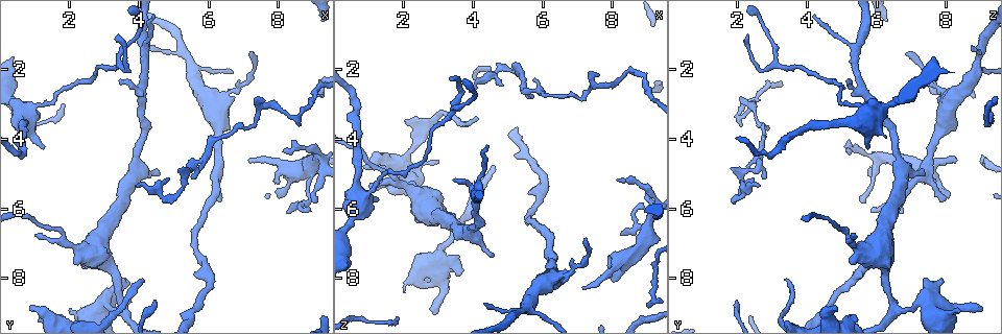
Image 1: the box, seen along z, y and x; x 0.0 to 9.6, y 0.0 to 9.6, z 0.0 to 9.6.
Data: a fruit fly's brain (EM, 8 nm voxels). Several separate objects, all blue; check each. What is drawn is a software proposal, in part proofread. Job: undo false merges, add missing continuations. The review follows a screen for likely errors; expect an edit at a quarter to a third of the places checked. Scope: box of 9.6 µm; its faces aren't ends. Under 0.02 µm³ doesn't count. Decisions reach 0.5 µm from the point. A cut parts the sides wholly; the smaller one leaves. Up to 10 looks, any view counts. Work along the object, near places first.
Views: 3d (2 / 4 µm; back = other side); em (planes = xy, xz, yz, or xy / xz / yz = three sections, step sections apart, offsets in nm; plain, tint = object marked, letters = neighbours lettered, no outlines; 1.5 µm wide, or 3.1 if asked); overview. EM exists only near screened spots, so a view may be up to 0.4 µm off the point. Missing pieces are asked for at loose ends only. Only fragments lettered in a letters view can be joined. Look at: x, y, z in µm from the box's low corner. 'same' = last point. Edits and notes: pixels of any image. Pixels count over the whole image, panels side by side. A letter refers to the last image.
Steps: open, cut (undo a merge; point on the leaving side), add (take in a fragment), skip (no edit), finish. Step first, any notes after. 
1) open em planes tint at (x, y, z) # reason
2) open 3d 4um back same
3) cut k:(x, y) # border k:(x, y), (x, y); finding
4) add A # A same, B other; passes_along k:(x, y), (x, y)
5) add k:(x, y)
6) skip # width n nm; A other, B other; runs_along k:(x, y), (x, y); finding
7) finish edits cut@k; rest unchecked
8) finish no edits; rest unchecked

open 3d 2um at (1.95, 8.95, 8.35) # thick end

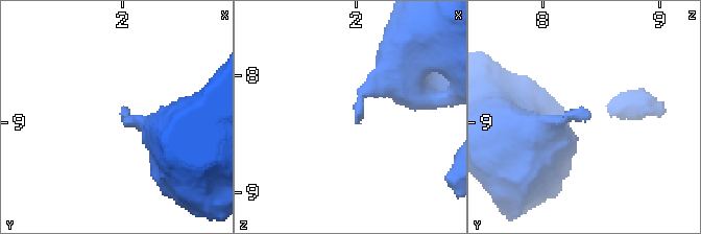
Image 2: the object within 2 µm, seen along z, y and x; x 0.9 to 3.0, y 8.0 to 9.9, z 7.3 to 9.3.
open em planes letters at (2.00, 8.92, 8.38) # need the tissue

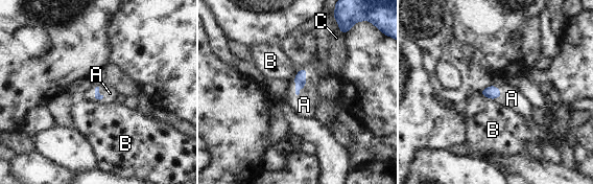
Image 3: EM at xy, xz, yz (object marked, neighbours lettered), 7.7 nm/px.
add A # A same, B other, C other; passes_along 3:(300, 78), (305, 82), (304, 105); the neuron continues

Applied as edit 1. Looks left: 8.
open em xy step 8 tint at (1.90, 6.95, 5.25) # calibre changes

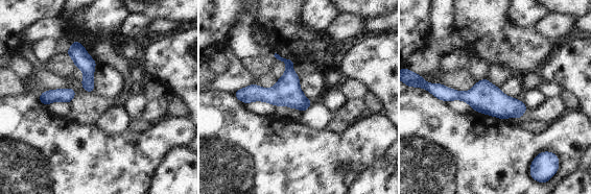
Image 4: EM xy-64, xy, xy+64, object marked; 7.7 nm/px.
open em planes letters same

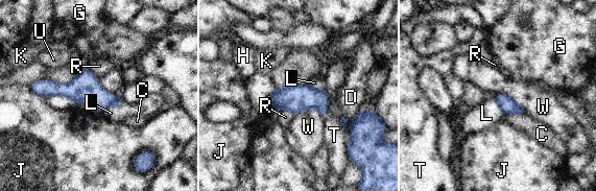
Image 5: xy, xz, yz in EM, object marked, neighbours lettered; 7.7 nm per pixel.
skip # C other, D other, G other, H other, J other, K other, L other, R other, T other, U other, W other; border 5:(294, 114), (315, 109), (323, 118); all the same neuron

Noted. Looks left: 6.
open em planes plain at (4.80, 5.70, 1.95) # sharp bend

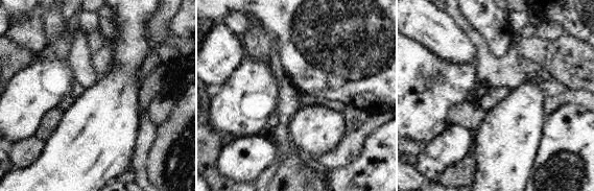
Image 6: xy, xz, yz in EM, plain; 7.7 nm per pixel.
open em planes letters same # what lies round it

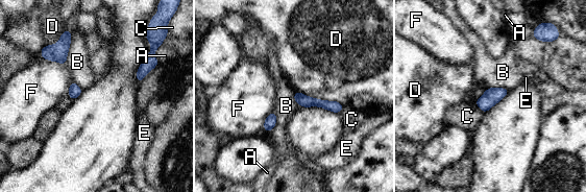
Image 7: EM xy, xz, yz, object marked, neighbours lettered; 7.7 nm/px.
skip # A other, B other, C other, D other, E other, F other; runs_along 7:(296, 95), (306, 101), (339, 108); continuous, no second neuron

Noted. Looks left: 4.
open em xy step 4 letters at (7.65, 2.85, 2.20) # thin end

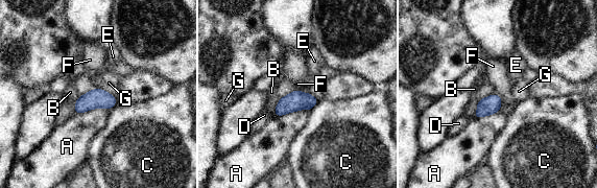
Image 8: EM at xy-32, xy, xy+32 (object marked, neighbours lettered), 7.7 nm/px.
skip # A other, B other, C other, D other, E other, F other, G other; border 8:(114, 95), (92, 89), (78, 97); none of them fits

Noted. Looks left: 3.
finish edits add@3; rest unchecked

